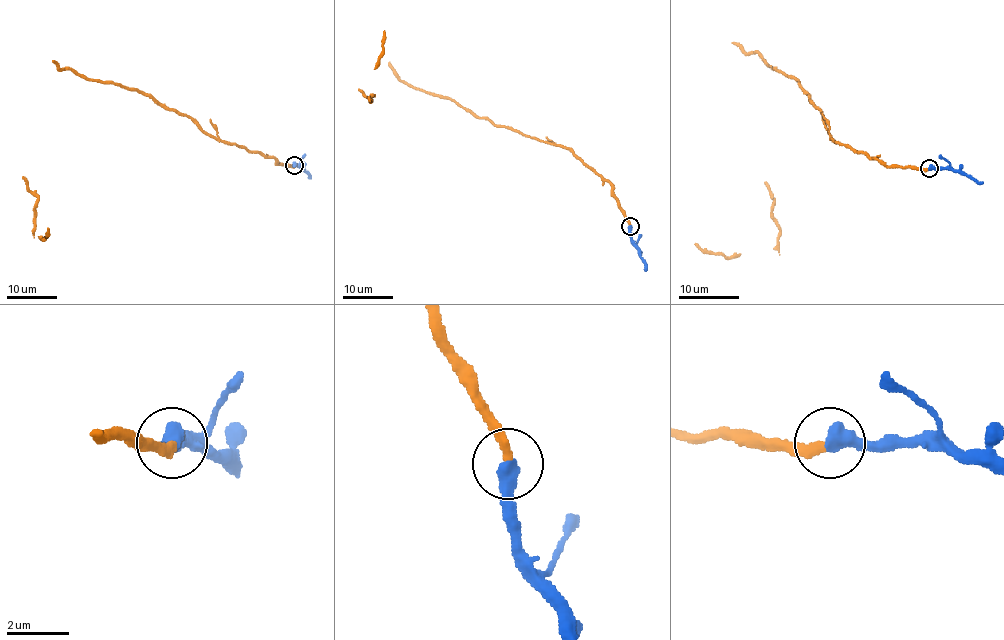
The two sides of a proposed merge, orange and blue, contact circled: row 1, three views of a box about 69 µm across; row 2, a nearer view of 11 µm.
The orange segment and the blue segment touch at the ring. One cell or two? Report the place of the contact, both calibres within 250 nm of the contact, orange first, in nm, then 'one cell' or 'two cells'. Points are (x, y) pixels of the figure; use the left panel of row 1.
(294, 165) | 320/550 nm | one cell

